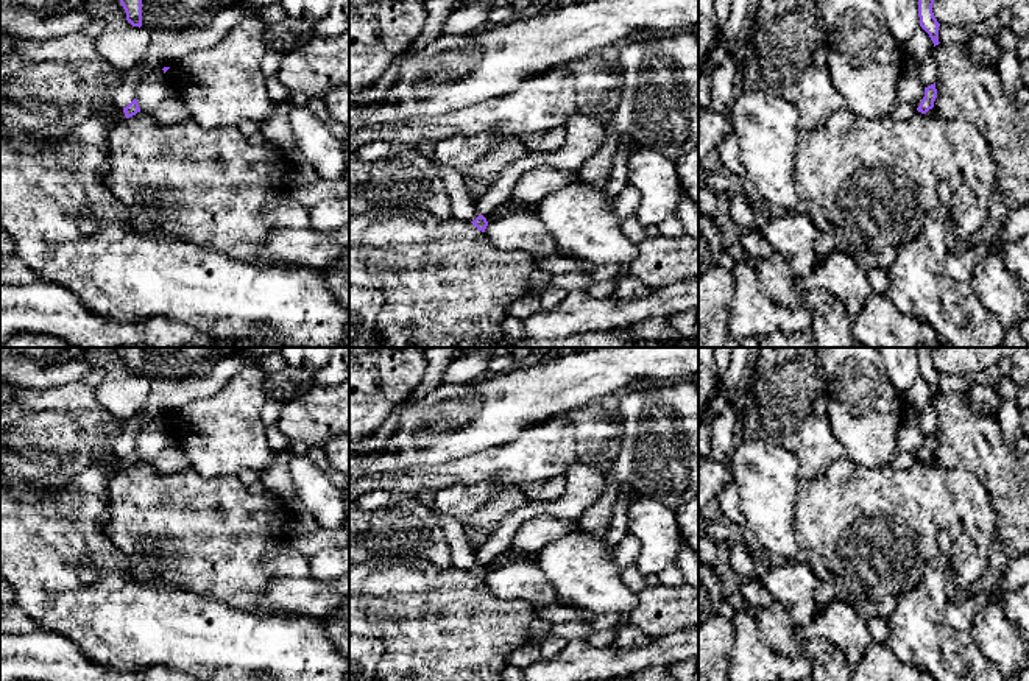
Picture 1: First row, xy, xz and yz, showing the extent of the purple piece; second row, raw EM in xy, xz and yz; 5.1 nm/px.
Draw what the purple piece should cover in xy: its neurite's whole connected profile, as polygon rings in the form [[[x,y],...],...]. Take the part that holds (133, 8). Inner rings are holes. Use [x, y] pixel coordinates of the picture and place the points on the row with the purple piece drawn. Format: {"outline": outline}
{"outline": [[[120,0],[125,12],[126,12],[126,20],[133,26],[142,26],[142,0]]]}

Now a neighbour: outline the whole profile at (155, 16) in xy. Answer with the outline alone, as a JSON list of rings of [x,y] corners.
[[[142,0],[142,30],[147,31],[182,31],[178,25],[170,25],[168,19],[176,14],[176,8],[167,3],[148,3]]]

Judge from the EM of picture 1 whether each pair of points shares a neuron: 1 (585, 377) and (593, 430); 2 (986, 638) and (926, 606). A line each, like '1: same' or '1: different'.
1: different
2: different

